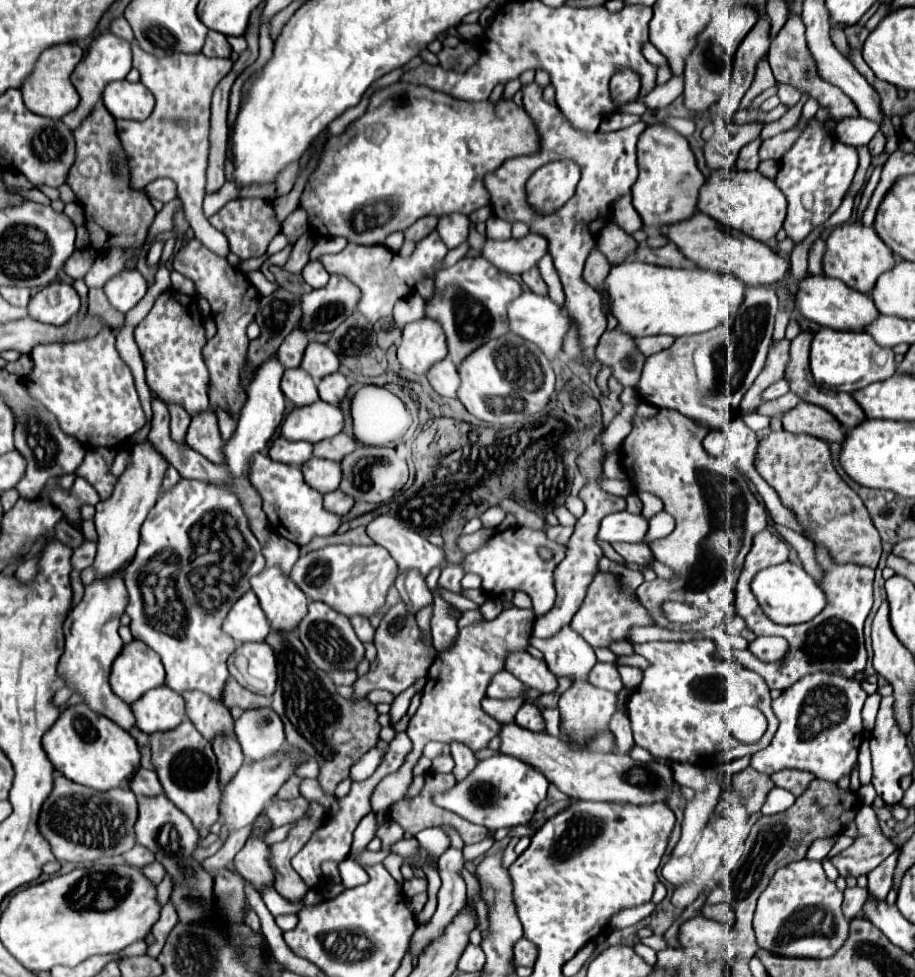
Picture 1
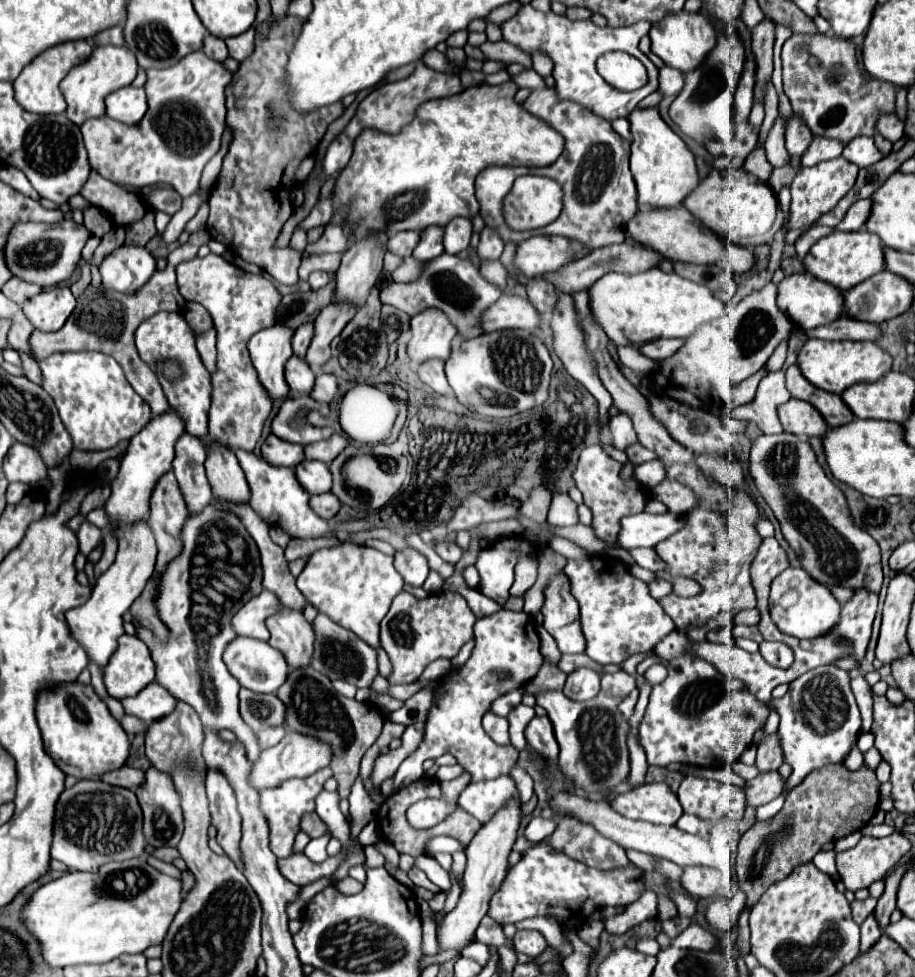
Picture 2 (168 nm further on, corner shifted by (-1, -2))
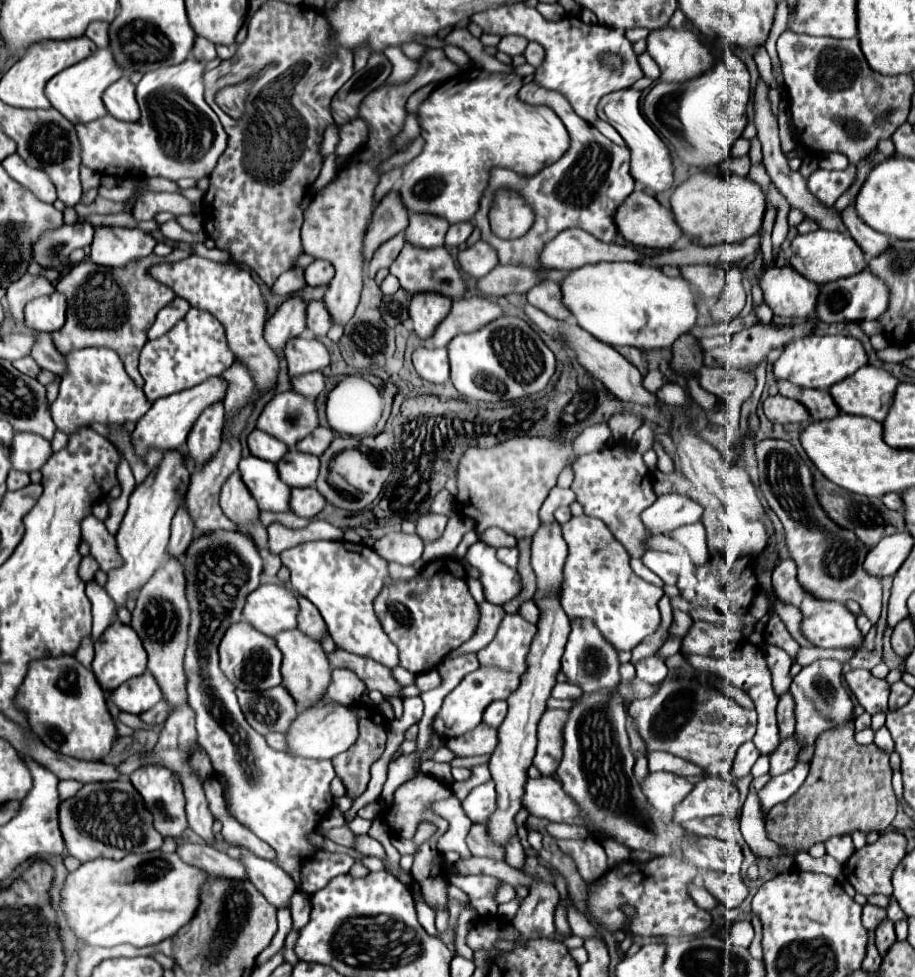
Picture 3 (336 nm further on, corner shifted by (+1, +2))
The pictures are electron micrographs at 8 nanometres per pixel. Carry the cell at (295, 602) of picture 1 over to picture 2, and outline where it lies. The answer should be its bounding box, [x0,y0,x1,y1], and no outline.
[267,607,315,669]

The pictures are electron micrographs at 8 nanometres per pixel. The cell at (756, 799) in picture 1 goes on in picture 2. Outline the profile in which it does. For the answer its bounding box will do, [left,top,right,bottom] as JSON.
[757,733,783,773]

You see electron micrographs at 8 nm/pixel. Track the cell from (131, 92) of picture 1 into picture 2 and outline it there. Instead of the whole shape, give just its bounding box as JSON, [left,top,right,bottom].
[105,85,147,125]

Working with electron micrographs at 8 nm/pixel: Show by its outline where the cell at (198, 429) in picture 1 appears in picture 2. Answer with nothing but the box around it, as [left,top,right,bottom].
[205,445,249,503]

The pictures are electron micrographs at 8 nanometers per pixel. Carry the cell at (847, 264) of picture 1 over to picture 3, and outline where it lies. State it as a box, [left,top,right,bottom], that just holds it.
[791,229,867,285]

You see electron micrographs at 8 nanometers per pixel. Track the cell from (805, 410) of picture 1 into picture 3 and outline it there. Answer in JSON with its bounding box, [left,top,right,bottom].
[763,395,811,425]

